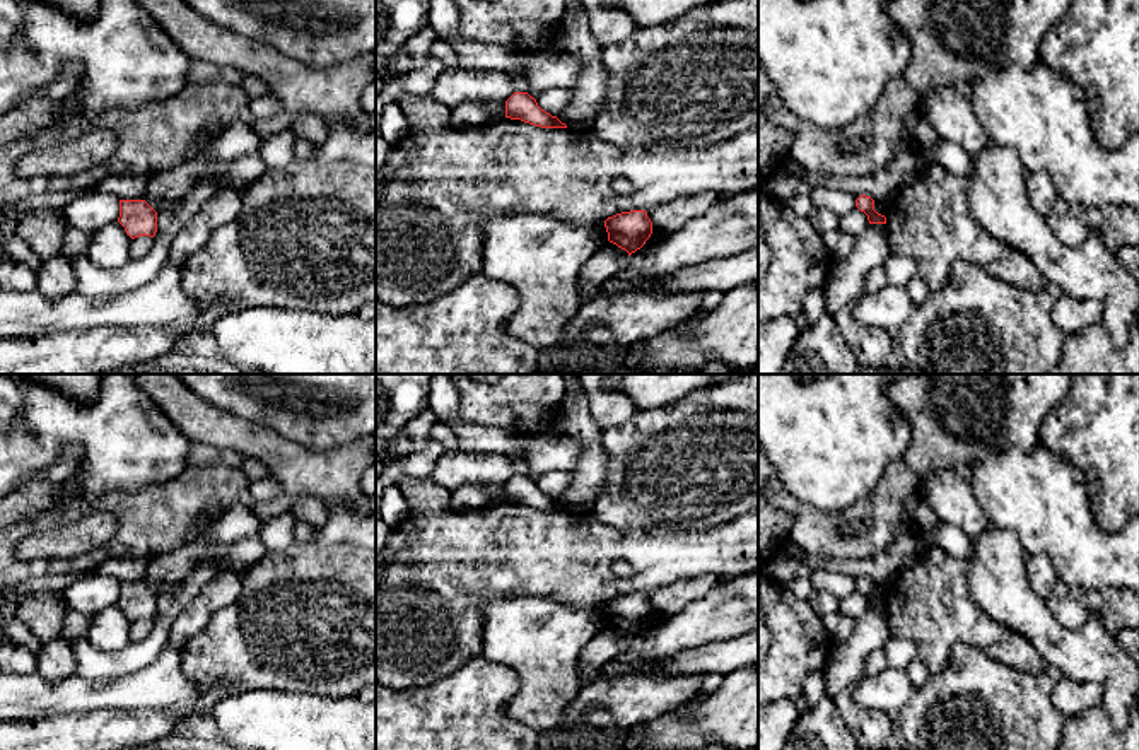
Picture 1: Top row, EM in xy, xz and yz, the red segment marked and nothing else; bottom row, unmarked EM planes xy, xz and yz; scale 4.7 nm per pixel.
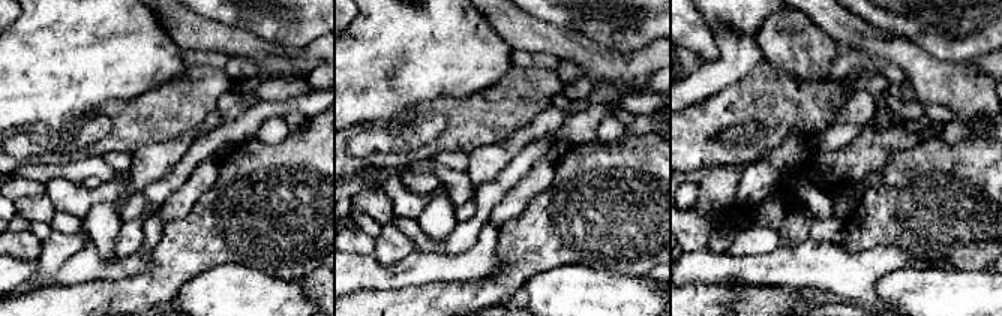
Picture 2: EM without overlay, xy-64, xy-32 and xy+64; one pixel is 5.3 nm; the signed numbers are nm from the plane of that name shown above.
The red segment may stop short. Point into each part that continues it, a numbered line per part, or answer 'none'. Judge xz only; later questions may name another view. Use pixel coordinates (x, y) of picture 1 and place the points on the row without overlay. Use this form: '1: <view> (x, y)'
none

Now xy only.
none

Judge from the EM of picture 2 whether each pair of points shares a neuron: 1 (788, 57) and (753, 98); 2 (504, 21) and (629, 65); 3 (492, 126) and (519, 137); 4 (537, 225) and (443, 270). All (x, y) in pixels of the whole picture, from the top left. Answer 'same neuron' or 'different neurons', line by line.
1: different neurons
2: same neuron
3: different neurons
4: different neurons

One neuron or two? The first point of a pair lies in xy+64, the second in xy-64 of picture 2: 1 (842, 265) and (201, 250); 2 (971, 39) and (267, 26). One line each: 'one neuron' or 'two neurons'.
1: two neurons
2: one neuron

